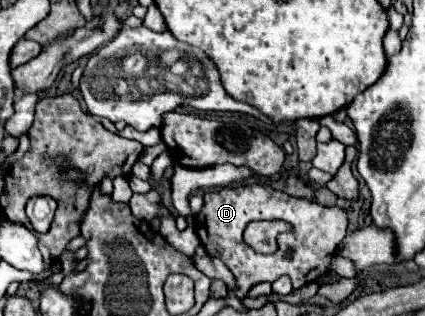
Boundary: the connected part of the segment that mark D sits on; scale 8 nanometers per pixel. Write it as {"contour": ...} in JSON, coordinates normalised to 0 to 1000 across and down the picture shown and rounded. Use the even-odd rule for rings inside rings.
{"contour":[[[527,589],[480,614],[480,652],[461,684],[456,722],[494,810],[513,810],[555,873],[555,937],[574,943],[584,911],[602,892],[645,892],[678,867],[692,911],[744,892],[776,854],[776,829],[795,797],[800,766],[814,747],[819,690],[805,658],[753,652],[729,633],[692,627],[673,608],[654,608],[635,589]],[[593,696],[678,696],[692,728],[659,747],[659,785],[645,804],[598,797],[574,759],[569,734]]]}

